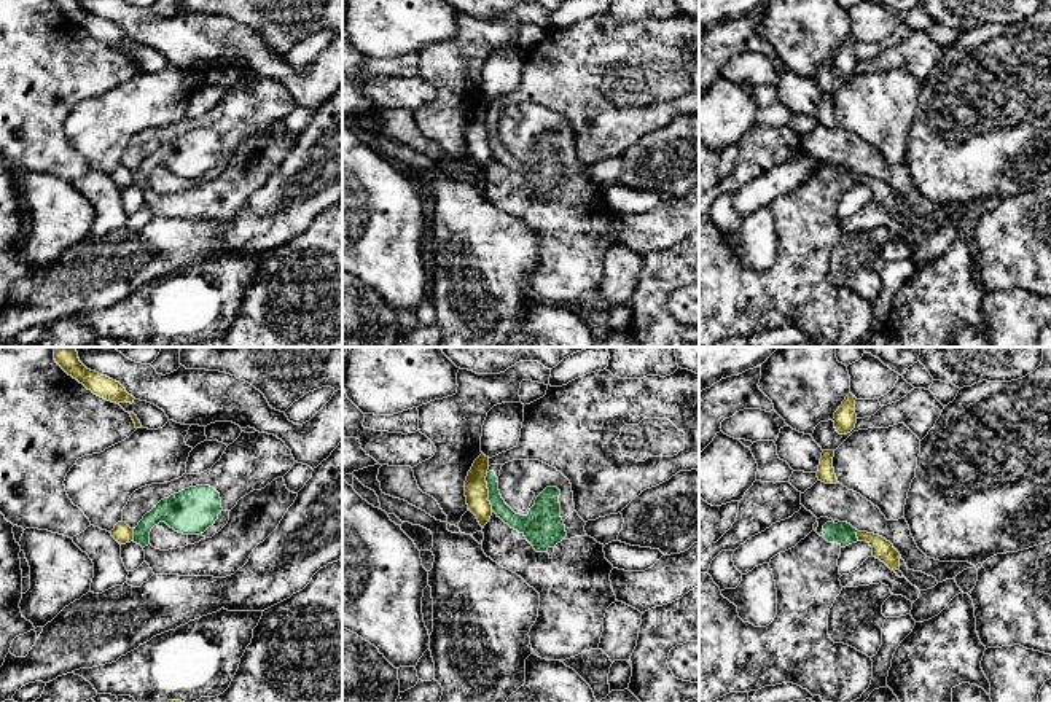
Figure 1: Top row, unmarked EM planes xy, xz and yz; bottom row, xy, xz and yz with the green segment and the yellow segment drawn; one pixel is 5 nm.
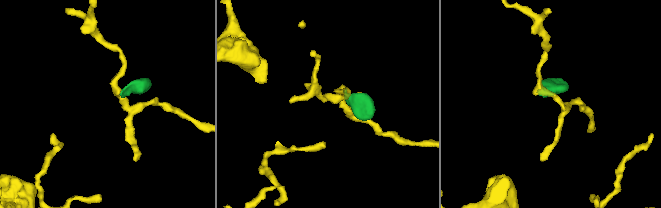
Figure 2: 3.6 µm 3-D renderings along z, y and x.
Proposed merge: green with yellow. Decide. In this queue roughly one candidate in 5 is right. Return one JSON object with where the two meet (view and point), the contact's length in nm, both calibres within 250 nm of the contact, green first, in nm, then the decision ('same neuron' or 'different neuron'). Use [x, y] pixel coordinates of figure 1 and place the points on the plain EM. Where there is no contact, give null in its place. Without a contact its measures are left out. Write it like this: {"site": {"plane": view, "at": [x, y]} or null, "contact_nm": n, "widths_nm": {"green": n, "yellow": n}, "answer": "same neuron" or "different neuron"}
{"site": {"plane": "xz", "at": [489, 136]}, "contact_nm": 190, "widths_nm": {"green": 100, "yellow": 120}, "answer": "different neuron"}

